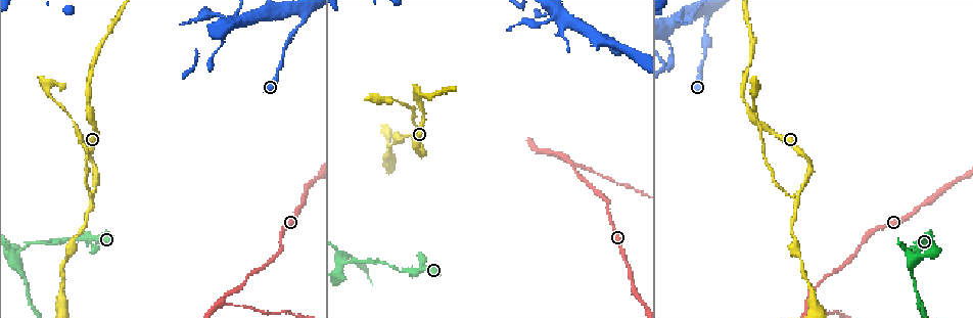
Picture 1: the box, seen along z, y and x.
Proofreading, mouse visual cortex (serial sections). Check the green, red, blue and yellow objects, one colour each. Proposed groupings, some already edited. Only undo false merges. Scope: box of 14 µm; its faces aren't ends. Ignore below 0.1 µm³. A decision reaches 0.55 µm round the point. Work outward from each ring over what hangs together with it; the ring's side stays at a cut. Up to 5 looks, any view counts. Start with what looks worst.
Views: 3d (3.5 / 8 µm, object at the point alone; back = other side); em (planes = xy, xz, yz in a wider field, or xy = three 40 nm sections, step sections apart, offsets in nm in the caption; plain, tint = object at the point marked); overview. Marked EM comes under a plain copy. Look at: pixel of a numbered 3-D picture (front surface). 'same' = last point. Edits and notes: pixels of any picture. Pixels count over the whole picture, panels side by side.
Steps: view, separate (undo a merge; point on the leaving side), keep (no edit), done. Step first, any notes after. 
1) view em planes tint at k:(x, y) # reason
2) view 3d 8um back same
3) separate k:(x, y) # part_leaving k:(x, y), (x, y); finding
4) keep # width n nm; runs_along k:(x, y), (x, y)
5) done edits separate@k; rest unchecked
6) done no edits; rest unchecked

view 3d 3.5um at 1:(547, 153) # arms part here

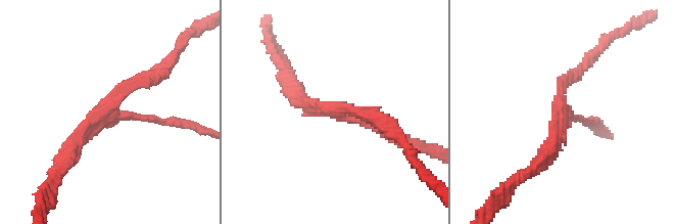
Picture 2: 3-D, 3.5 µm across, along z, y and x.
view em xy step 1 tint at 2:(337, 114) # arms 3; arm_widths 150, 200, 250 nm

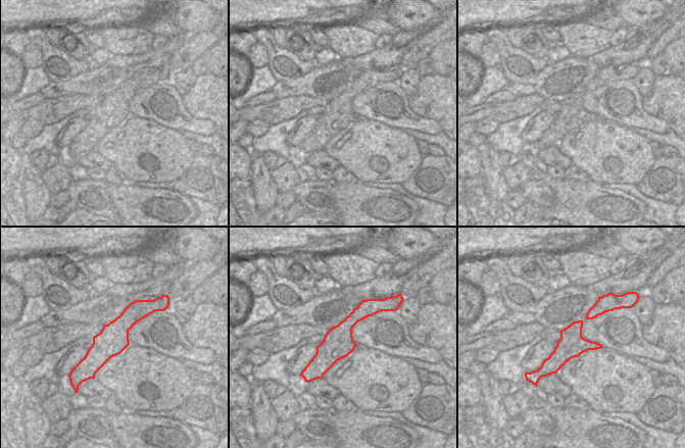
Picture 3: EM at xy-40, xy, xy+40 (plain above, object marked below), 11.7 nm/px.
keep # runs_along 3:(365, 303), (316, 367), (316, 376); all the same cell

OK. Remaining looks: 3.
view 3d 3.5um back at 1:(796, 198) # two arms in line, one across

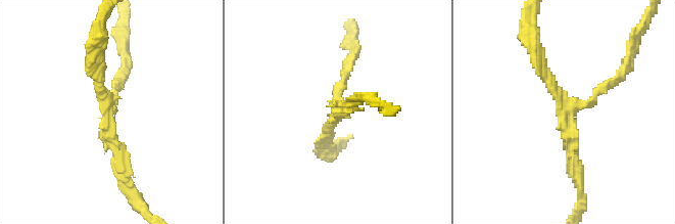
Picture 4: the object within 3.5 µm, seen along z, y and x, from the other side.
view em xy step 5 tint at 4:(336, 116)

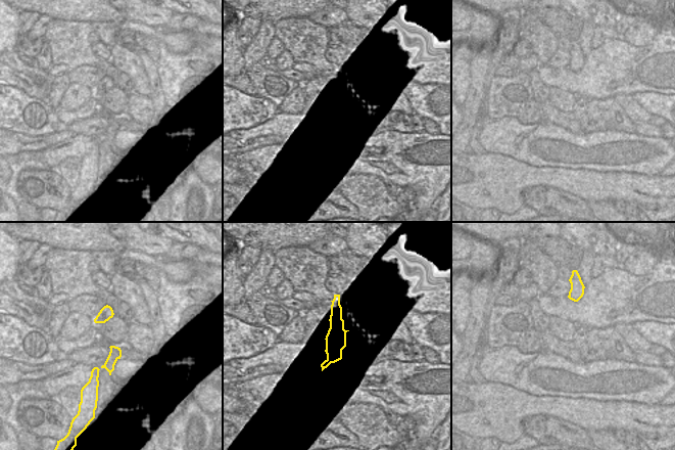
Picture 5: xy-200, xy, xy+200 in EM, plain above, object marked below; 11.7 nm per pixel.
keep # arm_widths 150, 150, 200 nm; runs_along 4:(538, 53), (567, 117), (577, 176); all the same cell

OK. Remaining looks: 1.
done no edits; rest unchecked

